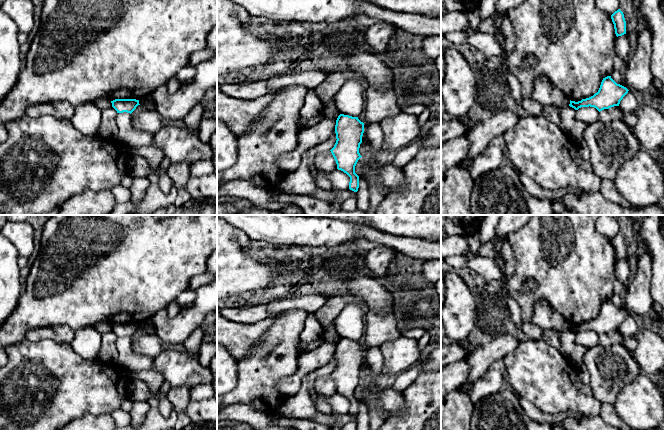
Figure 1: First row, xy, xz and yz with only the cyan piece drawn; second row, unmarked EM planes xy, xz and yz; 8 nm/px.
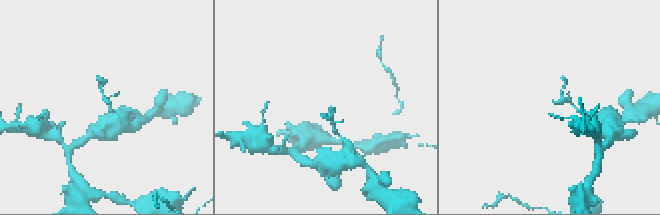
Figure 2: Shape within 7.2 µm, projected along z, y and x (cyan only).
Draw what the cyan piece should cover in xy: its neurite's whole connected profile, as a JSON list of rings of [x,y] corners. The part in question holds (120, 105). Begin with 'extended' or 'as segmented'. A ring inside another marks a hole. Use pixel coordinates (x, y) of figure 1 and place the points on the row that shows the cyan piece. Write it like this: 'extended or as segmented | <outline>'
as segmented | [[[115,99],[111,101],[112,107],[117,113],[132,113],[139,104],[139,100],[136,99]]]

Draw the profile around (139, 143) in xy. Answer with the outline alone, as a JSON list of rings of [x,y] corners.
[[[127,112],[117,113],[117,141],[125,146],[133,156],[143,157],[151,170],[156,171],[164,156],[153,141],[153,134],[135,129],[132,115]]]

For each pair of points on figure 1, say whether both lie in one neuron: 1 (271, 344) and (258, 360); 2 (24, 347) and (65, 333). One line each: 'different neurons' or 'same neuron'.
1: same neuron
2: different neurons

